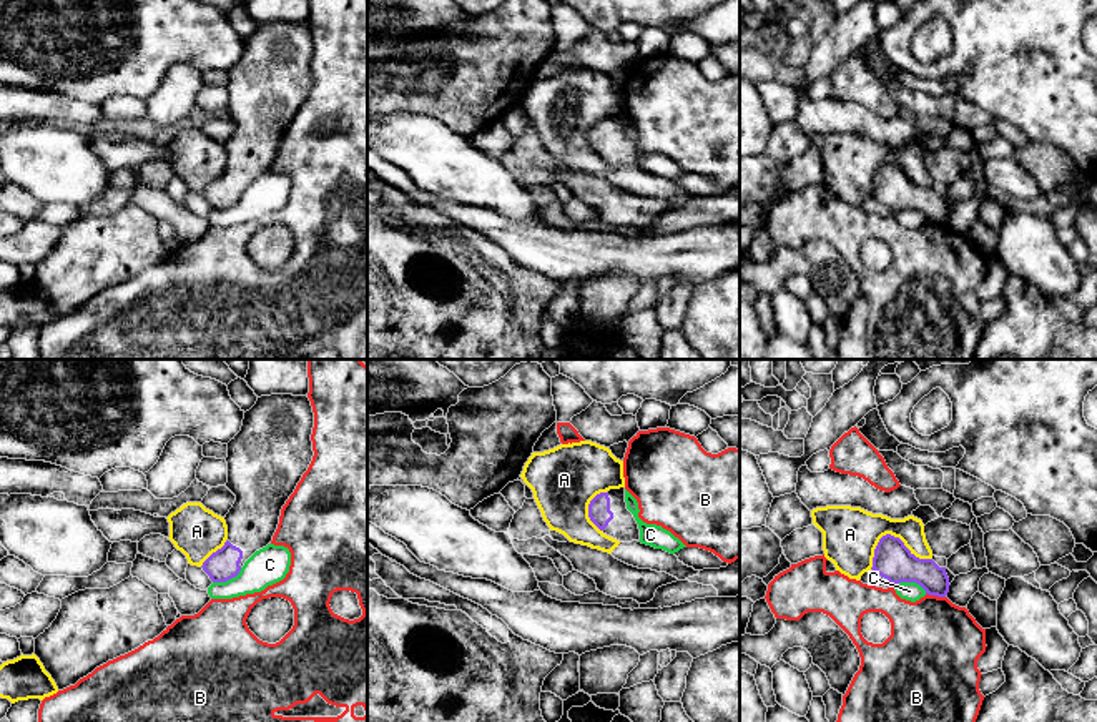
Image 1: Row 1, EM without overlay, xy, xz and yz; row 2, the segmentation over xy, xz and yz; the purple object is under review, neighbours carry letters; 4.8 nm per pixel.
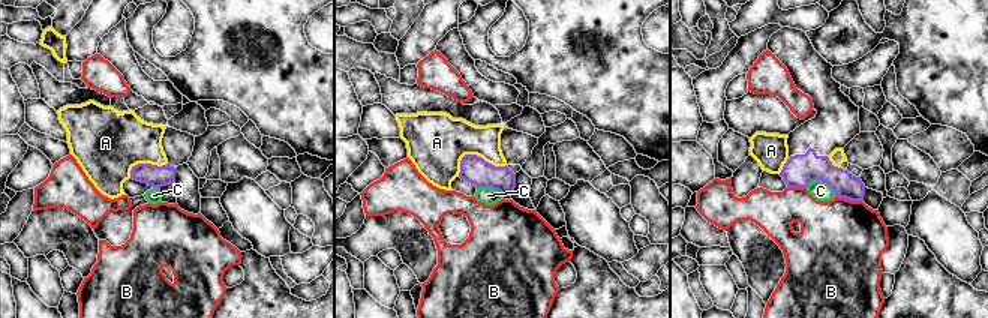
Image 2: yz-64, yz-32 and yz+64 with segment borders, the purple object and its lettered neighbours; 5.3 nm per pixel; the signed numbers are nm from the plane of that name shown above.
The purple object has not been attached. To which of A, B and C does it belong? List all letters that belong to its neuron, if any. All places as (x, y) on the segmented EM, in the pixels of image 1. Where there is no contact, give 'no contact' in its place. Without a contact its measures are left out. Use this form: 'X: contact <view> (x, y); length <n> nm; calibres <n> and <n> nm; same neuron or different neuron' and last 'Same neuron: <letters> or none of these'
A: contact yz (891, 536); length 300 nm; calibres 190 and 280 nm; different neuron
B: contact yz (936, 594); length 100 nm; calibres 170 and 440 nm; different neuron
C: contact yz (910, 581); length 170 nm; calibres 190 and 90 nm; different neuron
Same neuron: none of these

